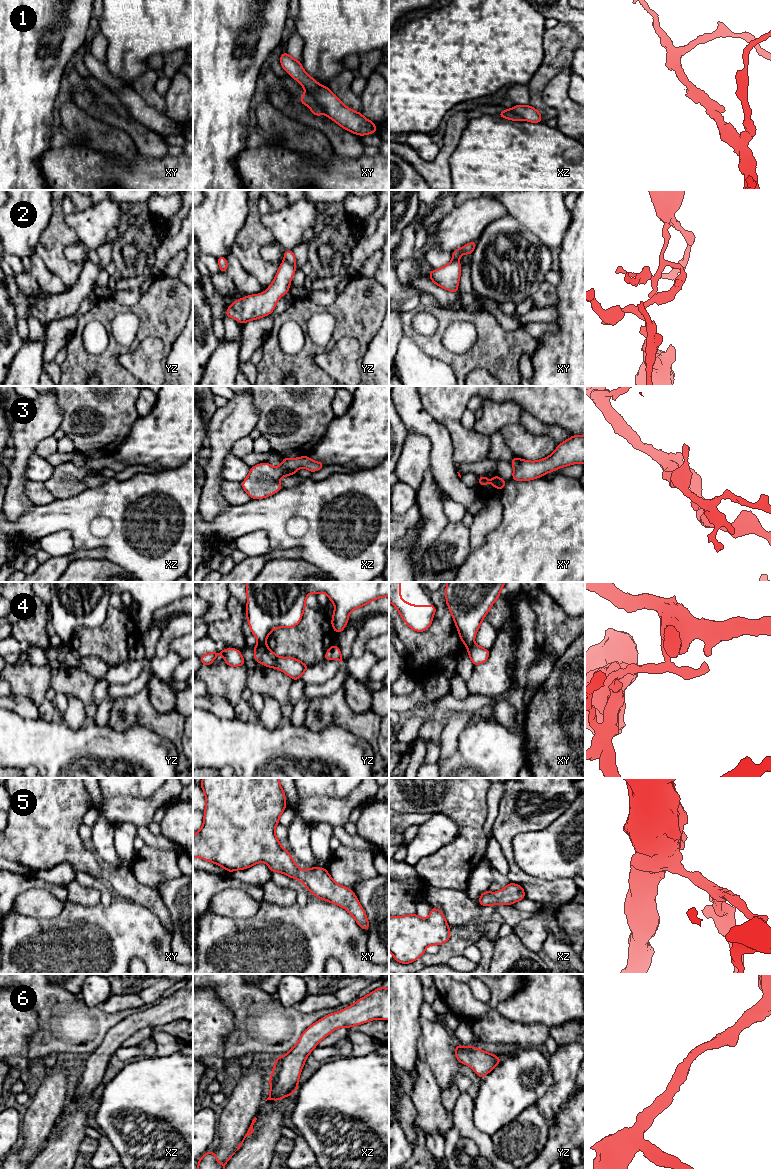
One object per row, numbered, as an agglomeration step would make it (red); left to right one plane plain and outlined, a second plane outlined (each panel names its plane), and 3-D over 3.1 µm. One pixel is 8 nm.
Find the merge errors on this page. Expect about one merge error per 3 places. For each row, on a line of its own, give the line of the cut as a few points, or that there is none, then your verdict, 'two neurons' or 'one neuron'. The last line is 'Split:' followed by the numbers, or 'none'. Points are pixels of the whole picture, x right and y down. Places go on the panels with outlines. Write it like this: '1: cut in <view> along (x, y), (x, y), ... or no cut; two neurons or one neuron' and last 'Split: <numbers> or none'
1: cut in xy along (306, 90), (325, 113); two neurons
2: cut in yz along (284, 259), (293, 264); two neurons
3: no cut; one neuron
4: cut in yz along (265, 642), (258, 644); two neurons
5: no cut; one neuron
6: no cut; one neuron
Split: 1, 2, 4

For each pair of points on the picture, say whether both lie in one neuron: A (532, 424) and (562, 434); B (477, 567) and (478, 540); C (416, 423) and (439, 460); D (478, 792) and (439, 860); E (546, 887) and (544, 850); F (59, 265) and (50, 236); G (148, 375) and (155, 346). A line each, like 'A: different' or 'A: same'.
A: same
B: different
C: same
D: same
E: different
F: same
G: same

